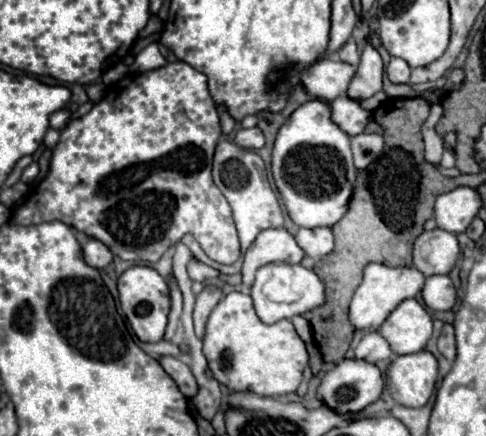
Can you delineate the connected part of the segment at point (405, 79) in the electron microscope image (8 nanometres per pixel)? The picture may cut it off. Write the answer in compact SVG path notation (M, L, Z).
M392 56L388 66L386 66L386 74L388 74L388 80L394 82L394 84L408 84L412 68L402 58Z

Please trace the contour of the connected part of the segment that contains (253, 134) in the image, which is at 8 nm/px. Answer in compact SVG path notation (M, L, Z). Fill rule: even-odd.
M240 128L234 136L234 142L248 150L258 150L264 146L264 136L258 128Z

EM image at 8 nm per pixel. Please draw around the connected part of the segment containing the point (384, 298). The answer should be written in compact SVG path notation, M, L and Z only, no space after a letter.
M368 264L364 268L364 280L356 288L350 304L350 322L356 330L378 330L388 314L406 298L414 298L424 286L424 276L416 268L390 268L384 264Z

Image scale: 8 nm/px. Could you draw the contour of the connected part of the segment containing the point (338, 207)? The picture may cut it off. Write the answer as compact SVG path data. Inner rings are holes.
M320 100L302 104L278 130L272 152L272 174L288 216L302 228L334 226L348 210L356 182L350 136L330 120L330 106Z

